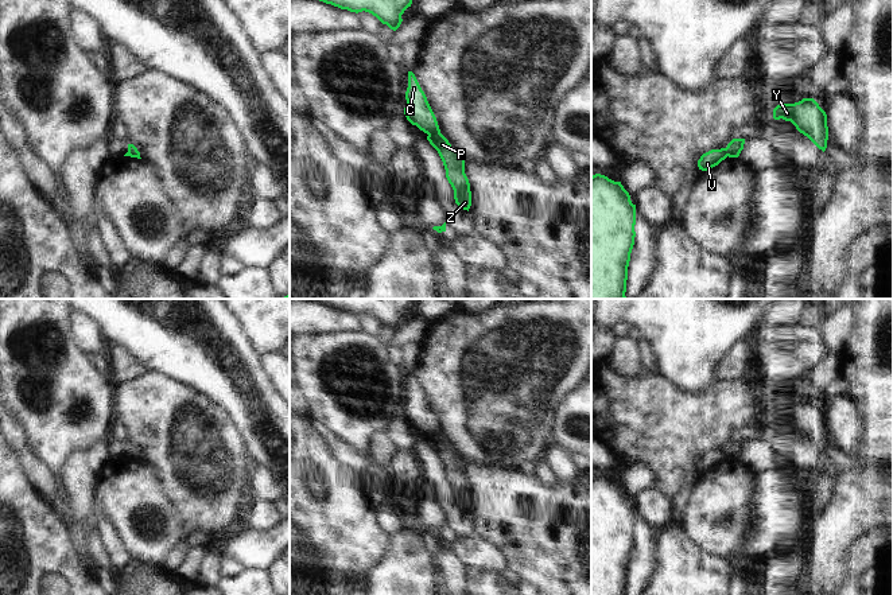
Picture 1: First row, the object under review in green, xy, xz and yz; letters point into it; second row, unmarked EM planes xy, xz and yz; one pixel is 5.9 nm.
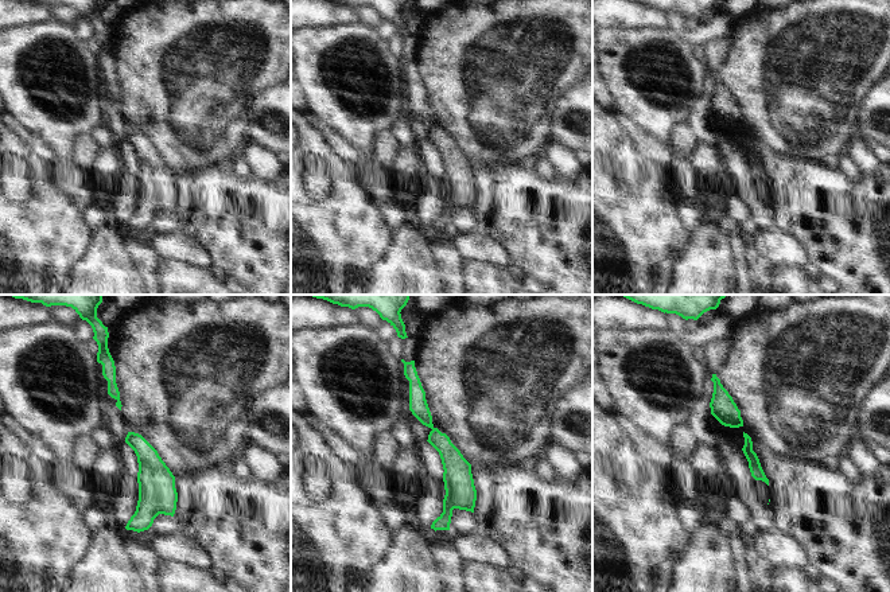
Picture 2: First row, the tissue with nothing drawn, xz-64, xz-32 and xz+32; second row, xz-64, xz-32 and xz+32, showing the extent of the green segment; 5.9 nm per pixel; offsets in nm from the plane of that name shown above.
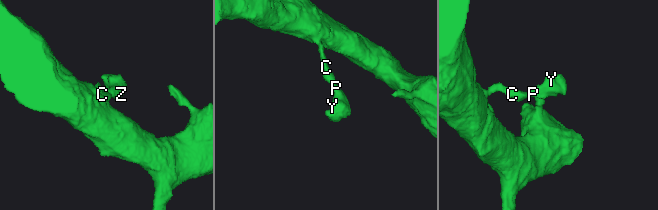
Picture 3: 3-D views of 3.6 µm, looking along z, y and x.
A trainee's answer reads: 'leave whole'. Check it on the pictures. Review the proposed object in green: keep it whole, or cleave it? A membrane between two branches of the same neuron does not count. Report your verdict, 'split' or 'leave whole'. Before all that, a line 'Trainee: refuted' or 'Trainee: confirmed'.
Trainee: refuted
split

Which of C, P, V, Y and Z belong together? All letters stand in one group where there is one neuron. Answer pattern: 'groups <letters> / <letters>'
groups C V / P Y Z

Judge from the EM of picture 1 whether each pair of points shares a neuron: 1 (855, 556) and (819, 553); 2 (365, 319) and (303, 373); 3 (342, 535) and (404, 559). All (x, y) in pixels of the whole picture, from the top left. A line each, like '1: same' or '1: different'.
1: different
2: different
3: different

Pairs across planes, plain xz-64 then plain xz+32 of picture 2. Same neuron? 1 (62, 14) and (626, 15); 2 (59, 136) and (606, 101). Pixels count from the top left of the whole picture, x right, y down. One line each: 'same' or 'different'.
1: different
2: different

